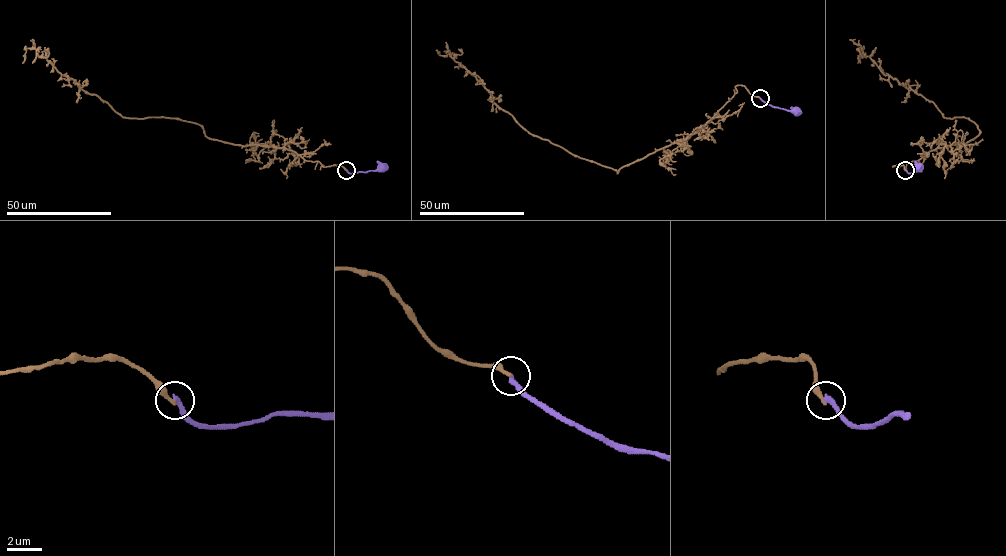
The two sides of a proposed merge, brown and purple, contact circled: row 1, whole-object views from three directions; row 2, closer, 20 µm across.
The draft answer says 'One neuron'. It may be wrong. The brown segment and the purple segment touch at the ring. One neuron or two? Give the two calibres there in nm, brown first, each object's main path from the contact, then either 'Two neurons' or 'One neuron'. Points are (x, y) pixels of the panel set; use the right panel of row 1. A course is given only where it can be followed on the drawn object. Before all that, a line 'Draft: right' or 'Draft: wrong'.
Draft: wrong
Thickness 280 nm (brown) against 280 nm. Course of brown: (905, 170), (892, 167), (961, 145), (979, 129), (968, 118), (944, 117), (885, 75), (861, 48), (858, 63). Course of purple: (905, 170), (911, 173), (918, 168). Two neurons

